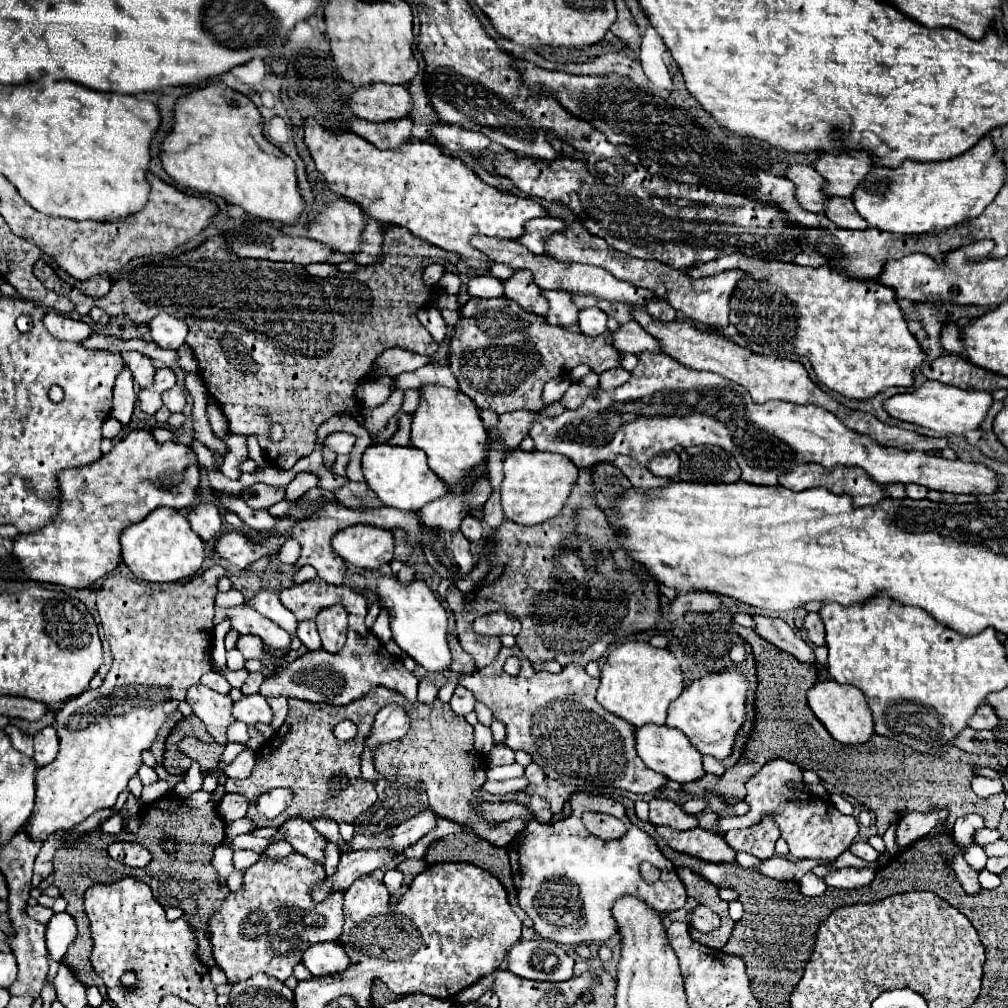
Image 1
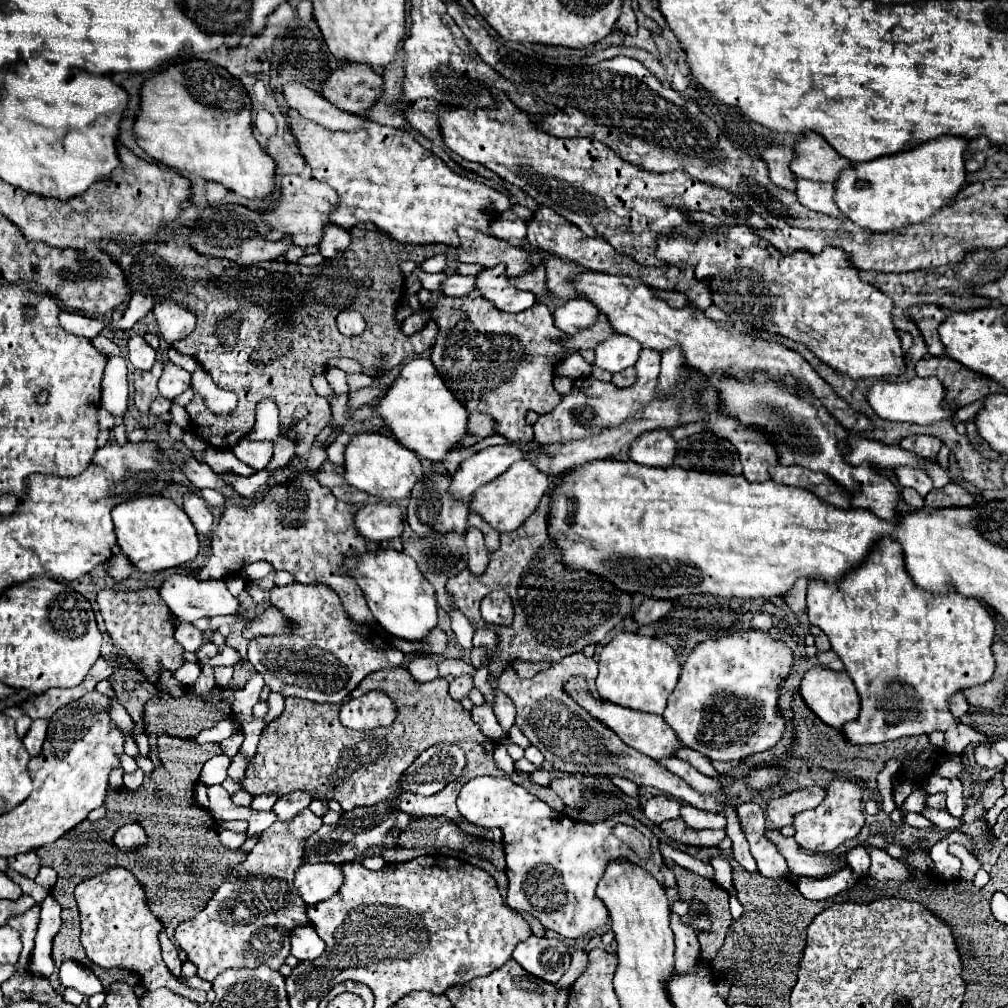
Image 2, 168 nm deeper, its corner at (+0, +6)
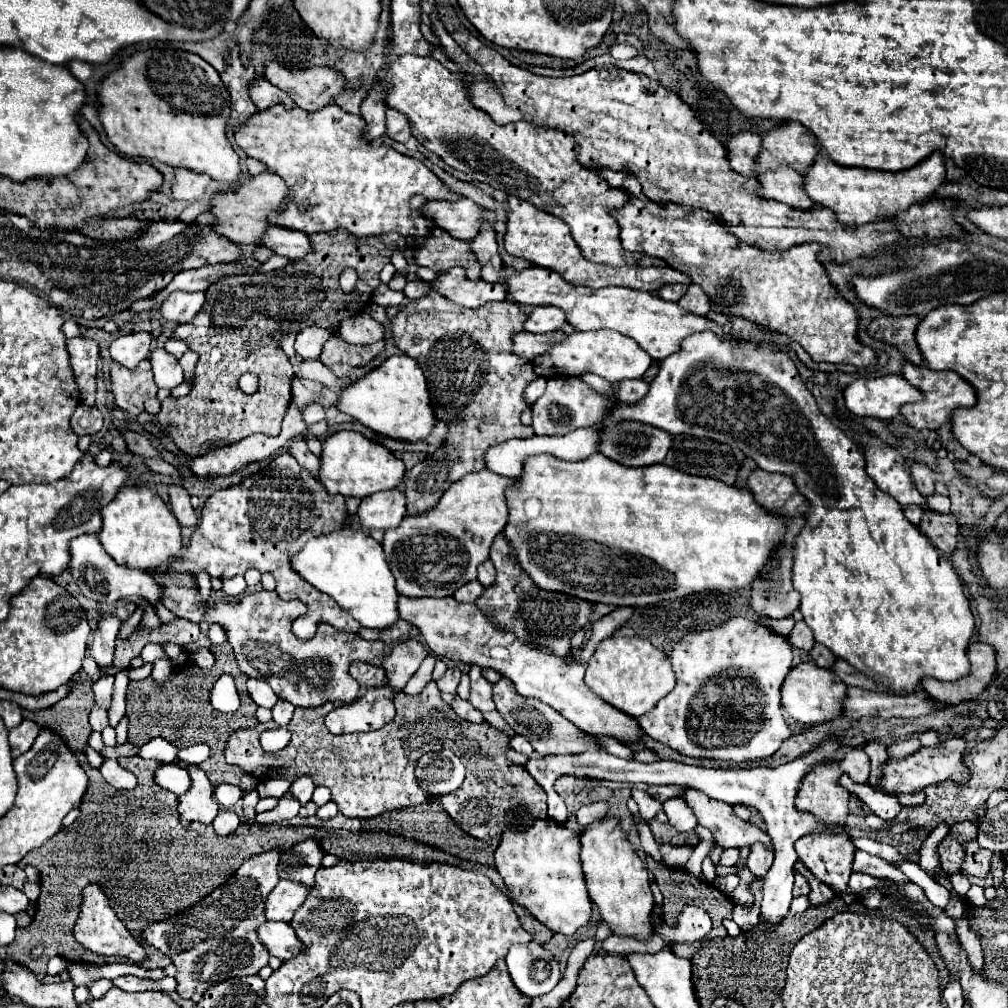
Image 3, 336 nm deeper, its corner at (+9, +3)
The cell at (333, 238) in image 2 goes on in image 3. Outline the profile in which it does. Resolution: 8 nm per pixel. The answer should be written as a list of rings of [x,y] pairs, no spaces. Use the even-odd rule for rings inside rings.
[[[267,227],[267,239],[263,239],[263,247],[271,249],[277,255],[299,259],[309,251],[309,239],[301,231],[291,231],[285,227]]]

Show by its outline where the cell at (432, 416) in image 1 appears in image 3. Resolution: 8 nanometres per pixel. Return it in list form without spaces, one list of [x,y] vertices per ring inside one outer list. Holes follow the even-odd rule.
[[[391,355],[379,367],[351,383],[339,393],[337,409],[351,415],[375,433],[393,439],[419,441],[427,437],[435,425],[431,399],[427,393],[427,381],[421,367],[409,355]]]

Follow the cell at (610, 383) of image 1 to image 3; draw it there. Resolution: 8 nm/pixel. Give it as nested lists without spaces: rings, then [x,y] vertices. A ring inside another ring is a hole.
[[[625,379],[617,387],[619,401],[623,403],[639,403],[639,399],[647,395],[647,391],[649,391],[649,385],[643,379]]]

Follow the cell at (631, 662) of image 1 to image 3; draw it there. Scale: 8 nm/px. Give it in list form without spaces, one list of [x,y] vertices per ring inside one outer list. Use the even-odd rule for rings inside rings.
[[[607,637],[603,639],[593,657],[587,663],[585,683],[603,701],[617,707],[619,711],[641,717],[651,711],[659,699],[663,699],[675,685],[675,675],[669,657],[641,637]]]

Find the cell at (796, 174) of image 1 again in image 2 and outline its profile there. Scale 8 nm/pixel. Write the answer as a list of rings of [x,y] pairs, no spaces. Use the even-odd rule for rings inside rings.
[[[772,146],[762,152],[762,158],[770,168],[770,180],[780,188],[796,192],[796,178],[792,176],[792,170],[790,170],[790,164],[794,160],[794,150],[784,146],[780,148]]]

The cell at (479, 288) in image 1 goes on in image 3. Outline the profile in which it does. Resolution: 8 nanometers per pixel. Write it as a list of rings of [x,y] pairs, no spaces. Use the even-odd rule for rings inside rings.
[[[413,279],[413,281],[409,281],[409,283],[405,285],[403,295],[405,295],[405,297],[409,297],[409,299],[417,299],[417,297],[421,297],[421,295],[429,293],[429,291],[431,291],[431,283],[425,283],[425,281]]]

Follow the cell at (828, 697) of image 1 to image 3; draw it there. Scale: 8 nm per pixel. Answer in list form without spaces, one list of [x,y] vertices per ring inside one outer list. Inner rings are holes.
[[[799,663],[793,667],[781,687],[781,705],[787,717],[805,723],[805,725],[819,725],[841,715],[843,699],[847,697],[847,685],[829,669],[817,667],[815,663]]]

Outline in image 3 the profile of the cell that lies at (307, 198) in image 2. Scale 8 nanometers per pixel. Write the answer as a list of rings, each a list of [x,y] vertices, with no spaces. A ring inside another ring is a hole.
[[[263,171],[247,181],[241,181],[239,185],[235,185],[233,189],[229,189],[225,193],[217,191],[211,199],[209,209],[207,209],[211,215],[215,215],[215,223],[211,225],[213,231],[227,237],[235,245],[257,247],[259,237],[269,227],[267,215],[271,211],[277,211],[277,213],[283,211],[283,201],[287,199],[287,191],[289,189],[287,189],[285,181],[279,175],[273,175],[269,171]]]

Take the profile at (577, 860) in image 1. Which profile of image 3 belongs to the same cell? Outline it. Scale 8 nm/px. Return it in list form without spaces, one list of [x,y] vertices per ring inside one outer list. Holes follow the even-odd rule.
[[[535,821],[527,831],[503,833],[495,851],[495,867],[513,899],[555,933],[573,935],[591,919],[591,899],[579,861],[579,833],[557,827],[555,821]]]

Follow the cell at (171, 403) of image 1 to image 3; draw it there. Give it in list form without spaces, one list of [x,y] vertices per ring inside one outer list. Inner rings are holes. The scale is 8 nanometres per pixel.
[[[163,347],[153,349],[149,361],[153,365],[157,387],[173,389],[173,387],[177,387],[183,381],[183,367],[181,367],[179,359],[169,355]]]

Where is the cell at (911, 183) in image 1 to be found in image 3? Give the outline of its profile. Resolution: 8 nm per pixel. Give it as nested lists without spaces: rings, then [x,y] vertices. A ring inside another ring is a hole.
[[[819,153],[811,171],[803,175],[803,185],[807,195],[819,207],[829,207],[837,213],[837,219],[843,225],[863,225],[877,219],[891,219],[897,211],[907,209],[915,203],[923,203],[929,195],[943,183],[945,165],[939,153],[929,155],[919,165],[905,171],[875,171],[861,167],[843,167],[837,165],[829,155]]]

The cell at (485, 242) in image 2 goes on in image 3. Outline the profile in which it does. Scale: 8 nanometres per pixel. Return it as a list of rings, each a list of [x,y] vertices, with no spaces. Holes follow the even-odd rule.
[[[433,227],[431,237],[419,239],[413,247],[413,261],[419,267],[433,271],[445,271],[451,267],[465,267],[469,279],[481,277],[475,253],[471,253],[467,241],[453,239],[447,231]]]

